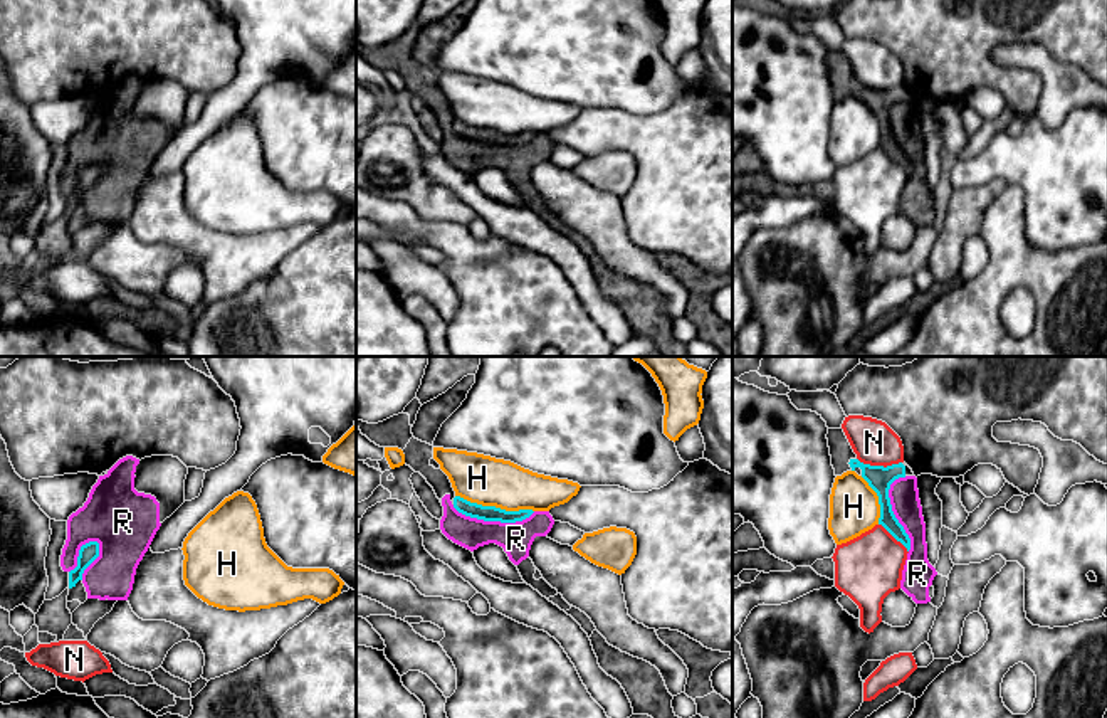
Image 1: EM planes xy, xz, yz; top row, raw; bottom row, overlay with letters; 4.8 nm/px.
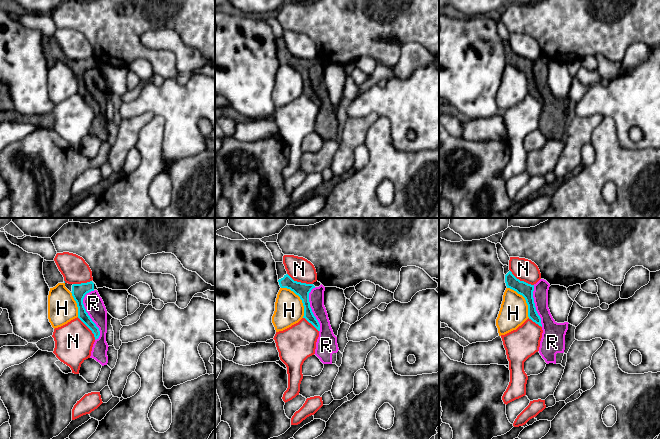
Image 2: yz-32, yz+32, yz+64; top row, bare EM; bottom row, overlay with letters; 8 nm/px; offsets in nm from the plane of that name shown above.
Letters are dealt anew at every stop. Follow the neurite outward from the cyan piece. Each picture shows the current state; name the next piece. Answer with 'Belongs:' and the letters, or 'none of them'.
Belongs: none of them

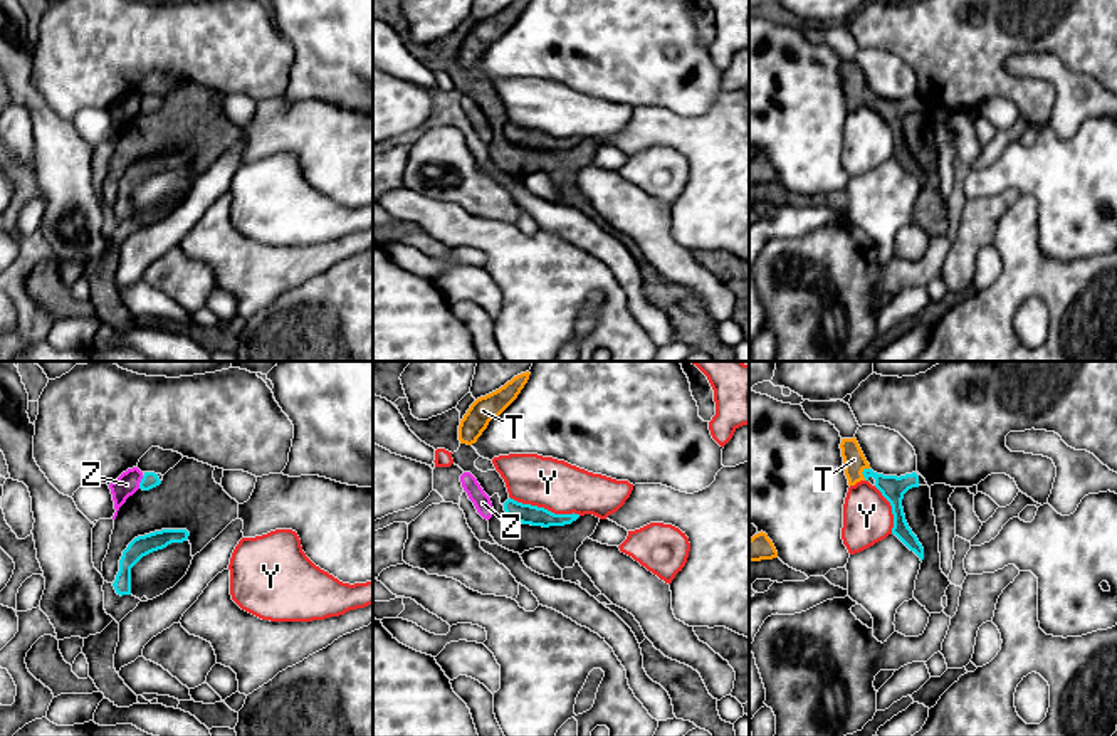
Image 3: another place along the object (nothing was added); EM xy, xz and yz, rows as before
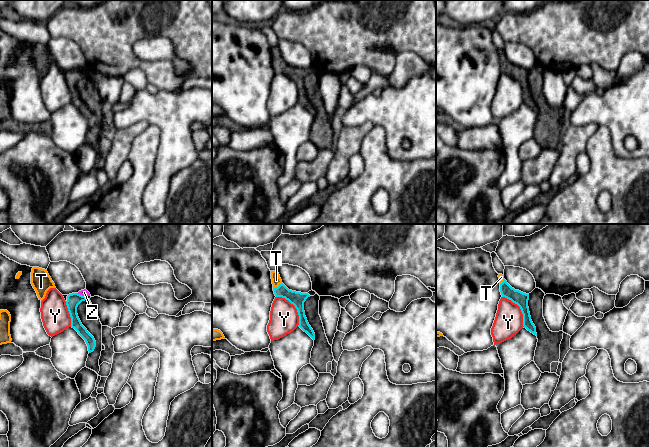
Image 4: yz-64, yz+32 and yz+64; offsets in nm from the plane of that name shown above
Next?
Belongs: T

